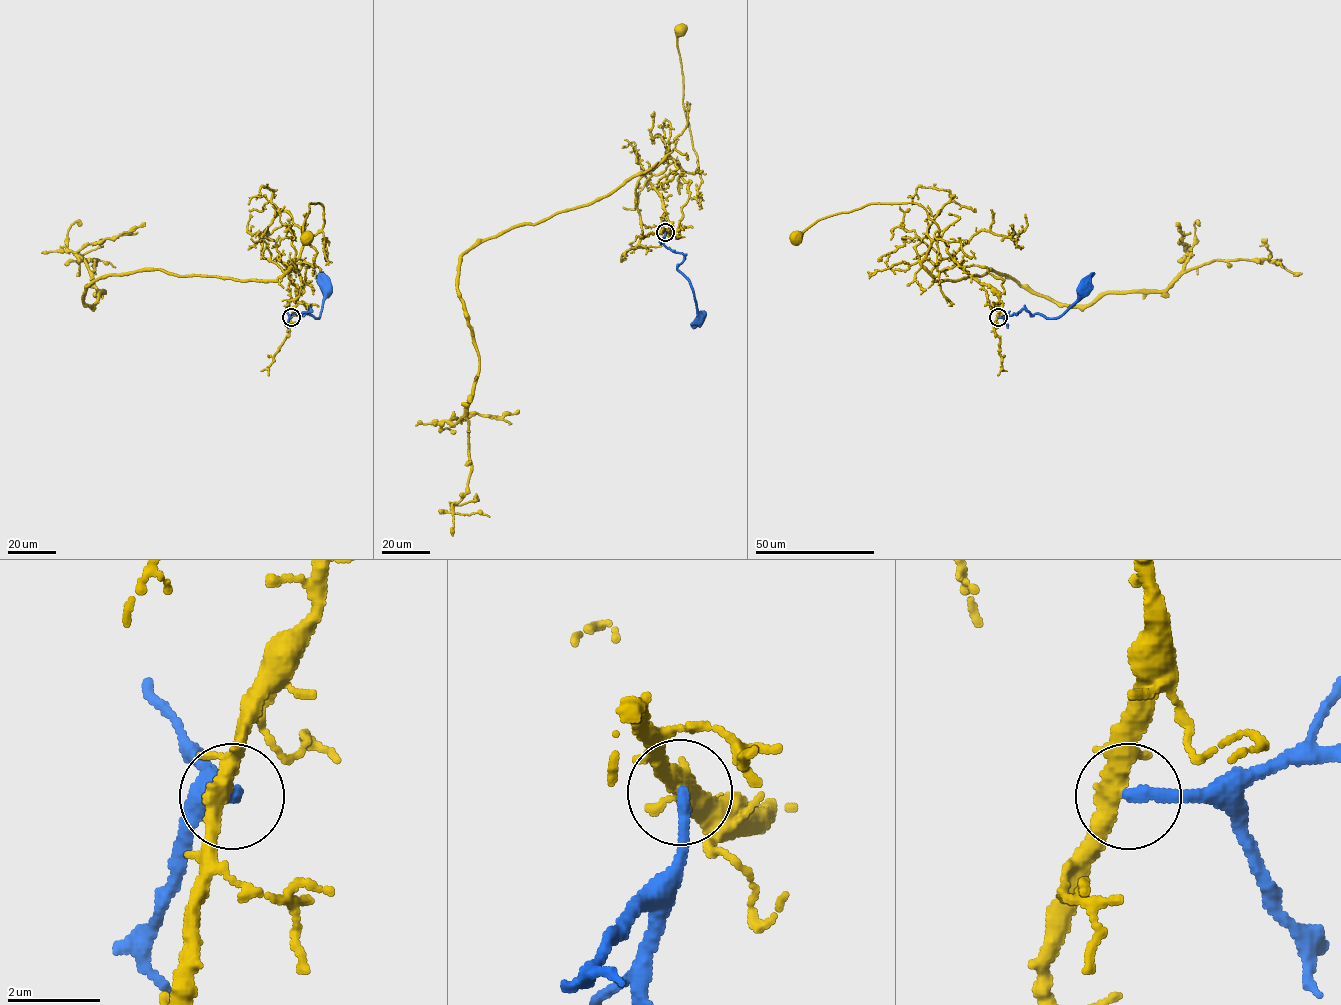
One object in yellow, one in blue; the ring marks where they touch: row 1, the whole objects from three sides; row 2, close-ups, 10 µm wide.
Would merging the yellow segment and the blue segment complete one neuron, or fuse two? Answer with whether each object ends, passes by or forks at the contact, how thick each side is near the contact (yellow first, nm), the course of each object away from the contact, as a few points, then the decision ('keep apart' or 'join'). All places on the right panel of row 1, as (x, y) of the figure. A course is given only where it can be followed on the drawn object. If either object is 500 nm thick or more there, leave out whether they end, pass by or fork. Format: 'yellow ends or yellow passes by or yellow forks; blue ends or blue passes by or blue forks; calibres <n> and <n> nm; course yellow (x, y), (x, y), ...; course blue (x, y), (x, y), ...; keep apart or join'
yellow forks; blue ends; calibres 320 and 280 nm; course yellow (997, 317), (991, 288), (926, 258), (939, 228), (914, 202), (866, 204), (797, 238); course blue (998, 317), (1017, 314), (1025, 309), (1032, 315), (1055, 318), (1077, 299), (1079, 291), (1083, 288); keep apart

